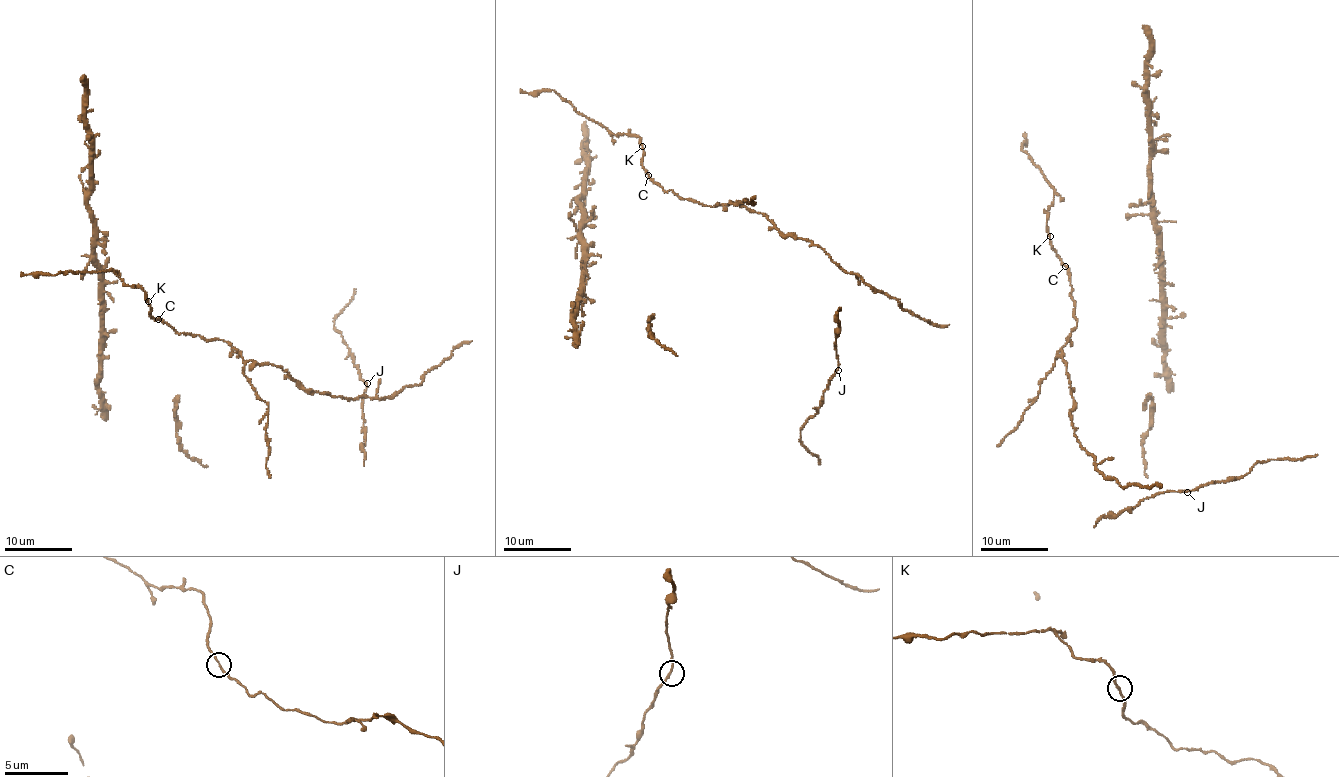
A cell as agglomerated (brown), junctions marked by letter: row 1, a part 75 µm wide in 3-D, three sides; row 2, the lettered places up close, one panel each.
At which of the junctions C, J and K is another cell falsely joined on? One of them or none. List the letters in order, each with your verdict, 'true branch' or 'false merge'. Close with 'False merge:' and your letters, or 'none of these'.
C: true branch
J: true branch
K: true branch
False merge: none of these

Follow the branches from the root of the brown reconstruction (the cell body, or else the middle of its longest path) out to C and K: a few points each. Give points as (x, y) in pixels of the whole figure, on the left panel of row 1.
C: (174, 329), (158, 318)
K: (174, 329), (153, 318), (148, 301)

